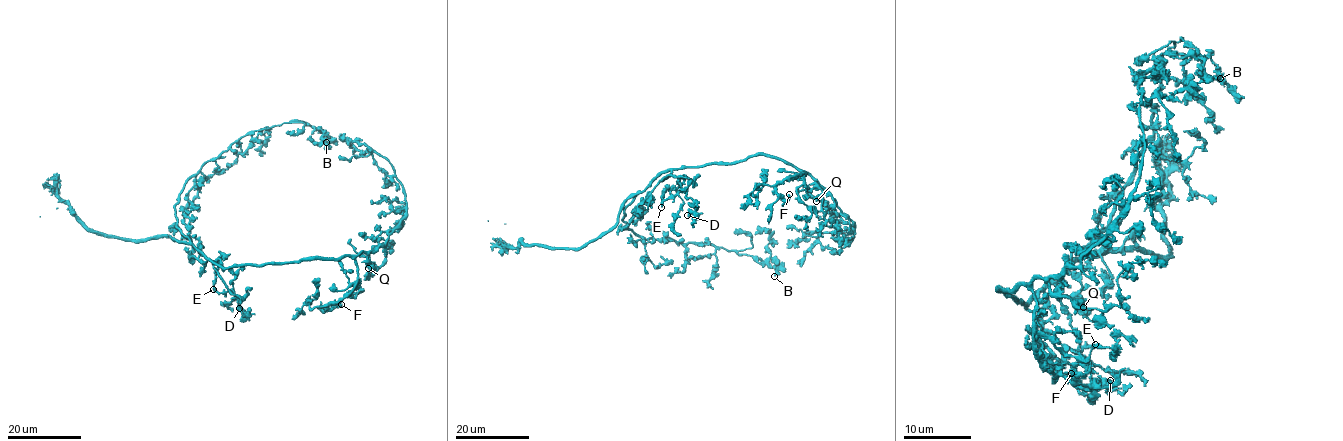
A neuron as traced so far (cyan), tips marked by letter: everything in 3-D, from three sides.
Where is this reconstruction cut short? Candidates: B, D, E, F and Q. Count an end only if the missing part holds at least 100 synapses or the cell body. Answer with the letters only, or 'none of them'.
E

